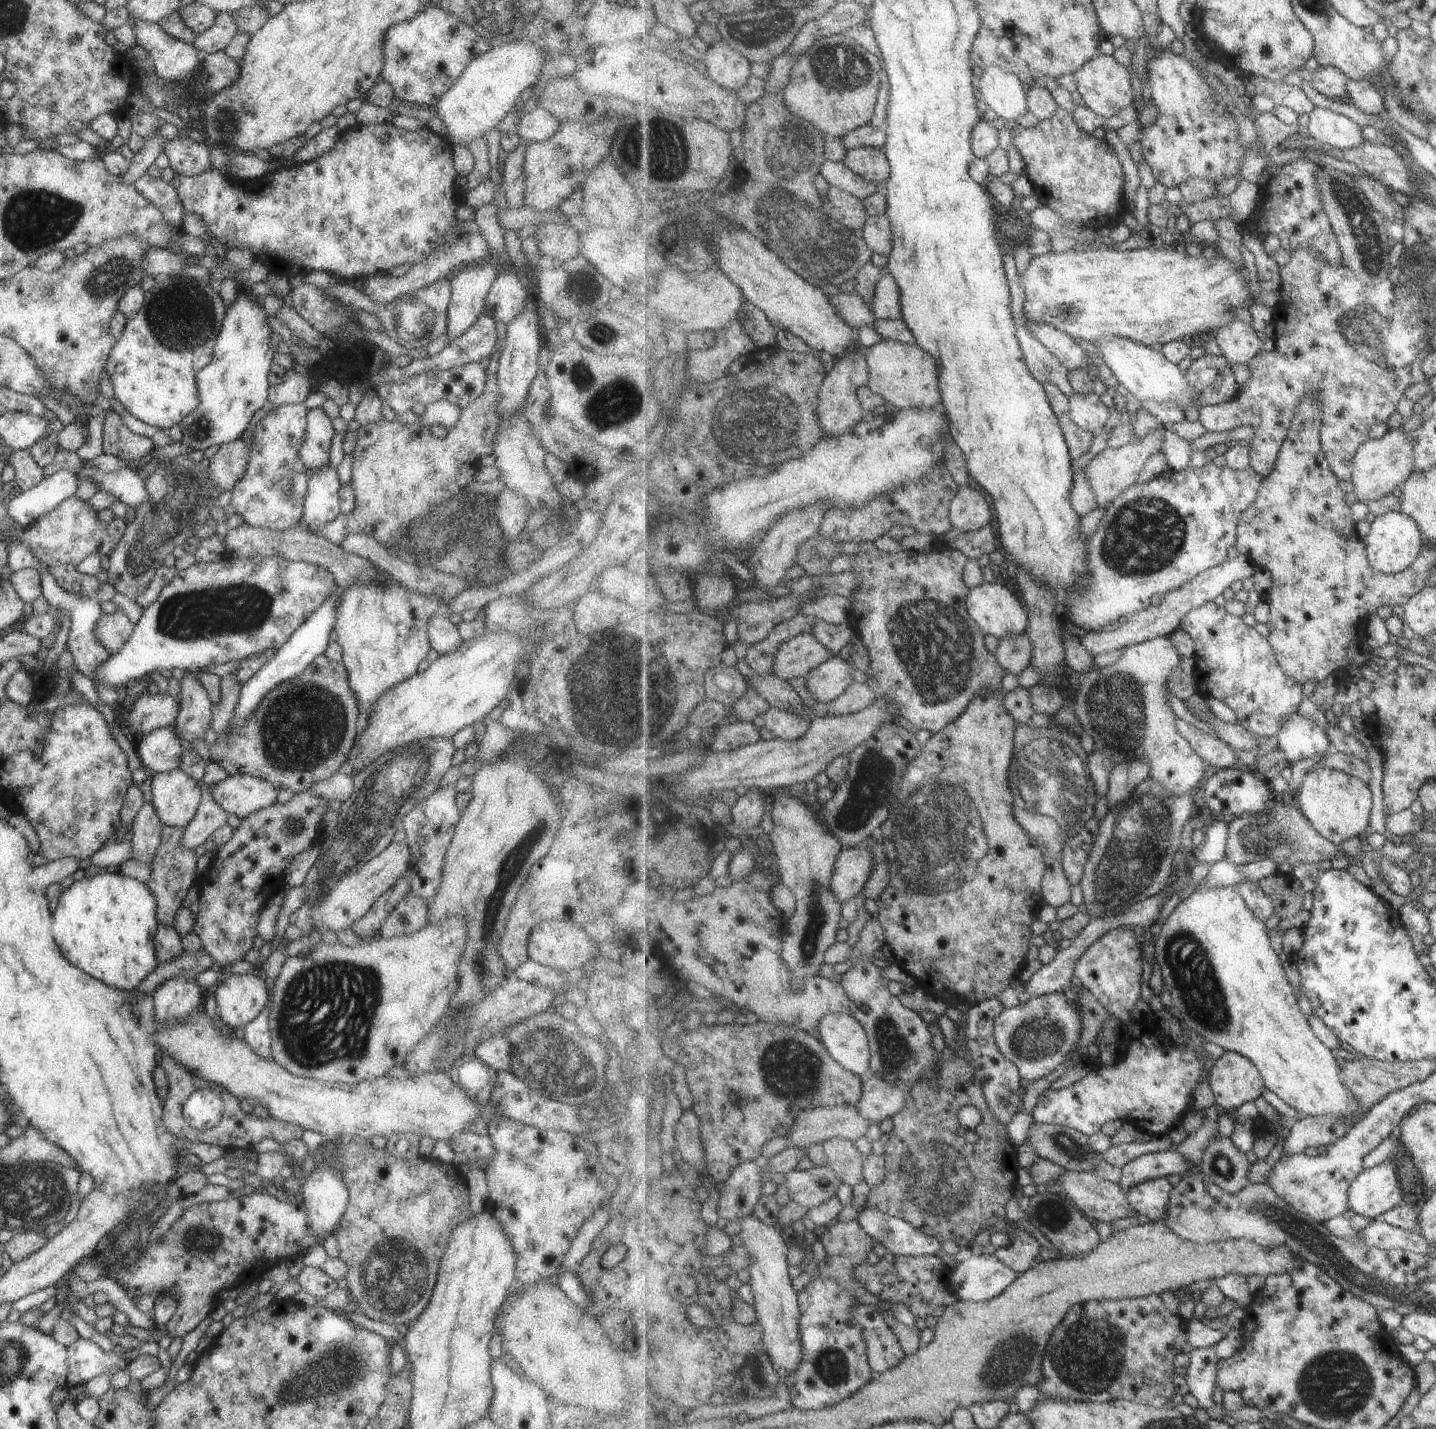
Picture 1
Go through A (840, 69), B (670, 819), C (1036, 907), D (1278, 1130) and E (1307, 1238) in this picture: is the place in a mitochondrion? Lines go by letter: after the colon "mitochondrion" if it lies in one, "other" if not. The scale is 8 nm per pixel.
A: mitochondrion
B: other
C: other
D: other
E: mitochondrion

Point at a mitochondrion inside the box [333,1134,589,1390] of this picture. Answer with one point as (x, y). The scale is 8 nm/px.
(394, 1277)

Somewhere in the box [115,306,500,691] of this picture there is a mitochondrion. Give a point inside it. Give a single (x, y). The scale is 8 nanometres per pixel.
(232, 609)

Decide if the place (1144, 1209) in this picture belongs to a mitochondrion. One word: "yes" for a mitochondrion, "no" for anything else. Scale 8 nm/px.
no

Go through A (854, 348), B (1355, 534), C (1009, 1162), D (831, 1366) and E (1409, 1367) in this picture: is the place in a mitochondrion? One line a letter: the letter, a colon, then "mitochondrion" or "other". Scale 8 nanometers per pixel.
A: other
B: other
C: other
D: mitochondrion
E: other

